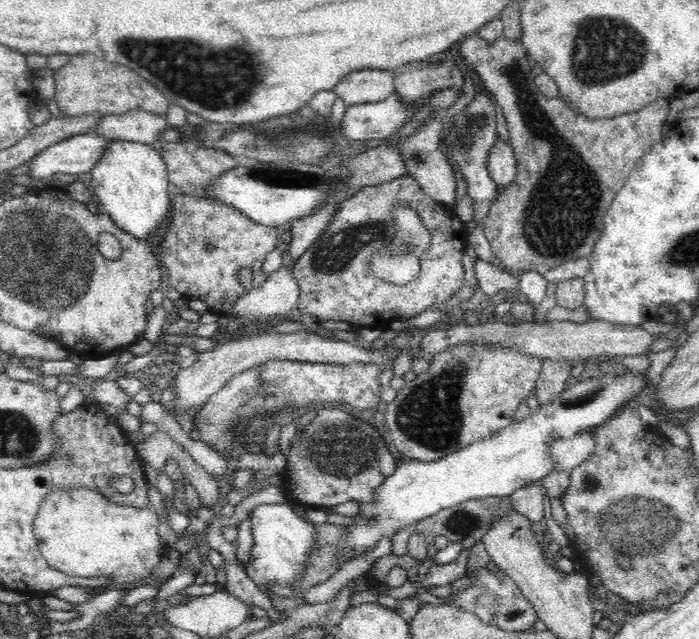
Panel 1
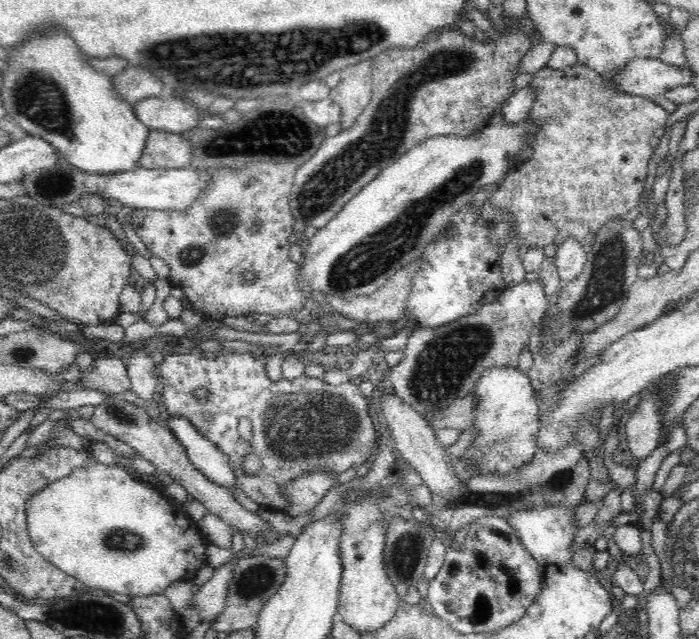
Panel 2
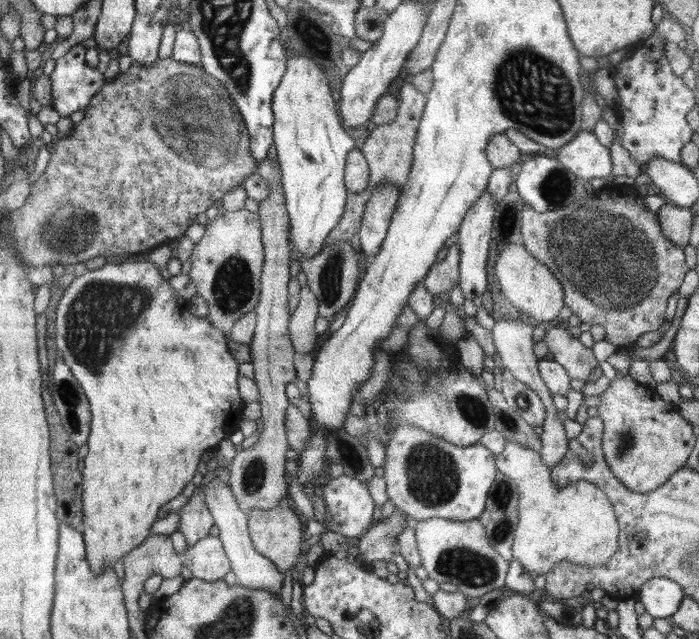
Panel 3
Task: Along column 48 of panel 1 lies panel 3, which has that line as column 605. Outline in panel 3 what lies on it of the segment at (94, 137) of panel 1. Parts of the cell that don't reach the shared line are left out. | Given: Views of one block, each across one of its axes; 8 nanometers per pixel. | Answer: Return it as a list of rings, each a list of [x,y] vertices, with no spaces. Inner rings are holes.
[[[580,129],[578,134],[557,152],[560,164],[576,177],[590,182],[591,178],[611,178],[613,164],[610,151],[592,131]]]

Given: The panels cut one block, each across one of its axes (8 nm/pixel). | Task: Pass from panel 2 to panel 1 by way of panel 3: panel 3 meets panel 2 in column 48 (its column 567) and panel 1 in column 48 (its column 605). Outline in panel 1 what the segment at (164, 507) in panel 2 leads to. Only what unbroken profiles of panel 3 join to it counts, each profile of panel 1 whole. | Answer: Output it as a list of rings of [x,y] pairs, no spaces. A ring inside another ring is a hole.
[[[78,487],[58,489],[48,493],[40,503],[33,524],[39,551],[47,564],[64,574],[86,578],[109,578],[116,584],[136,584],[151,575],[152,570],[167,556],[160,543],[158,513],[148,505],[136,508],[118,505],[104,497],[96,489]]]

